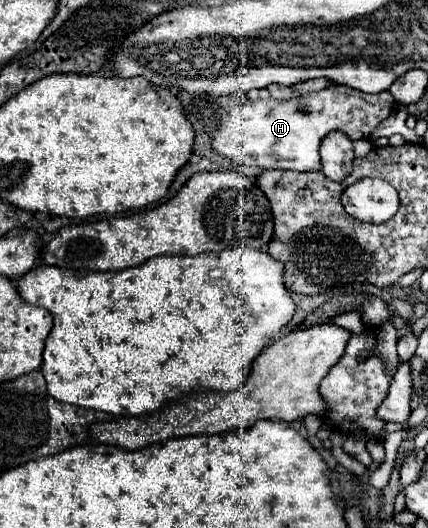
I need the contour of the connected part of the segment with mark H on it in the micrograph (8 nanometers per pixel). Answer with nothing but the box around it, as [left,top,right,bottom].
[213,84,395,172]

